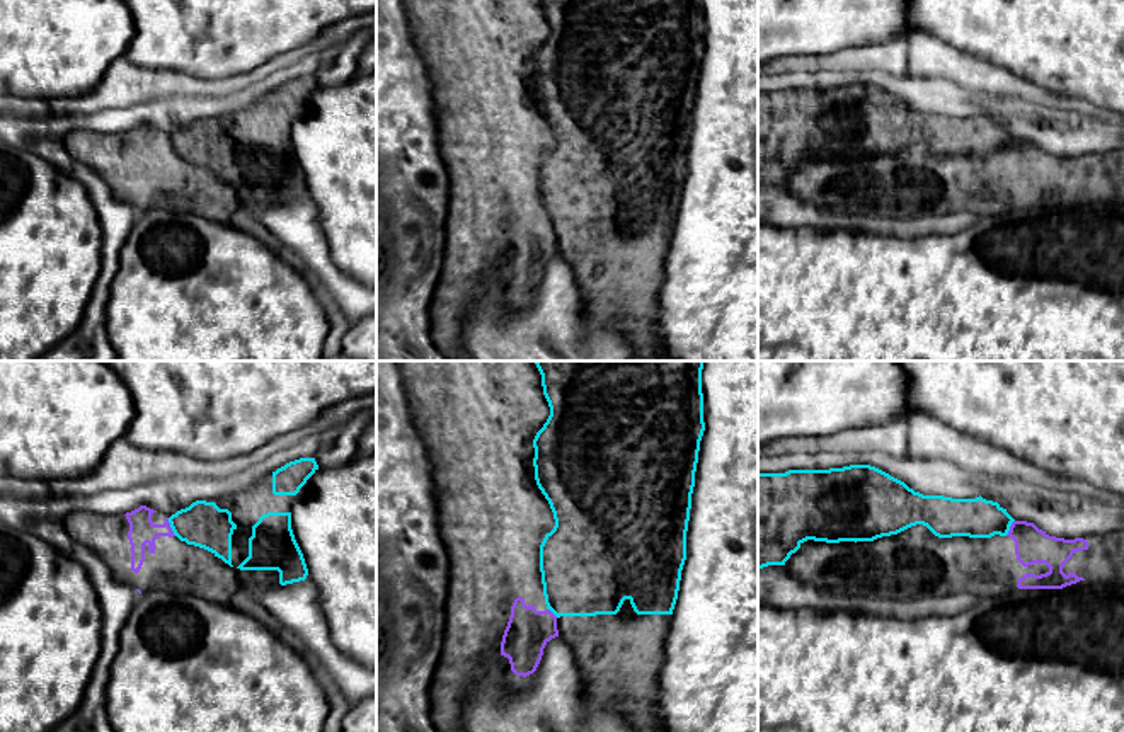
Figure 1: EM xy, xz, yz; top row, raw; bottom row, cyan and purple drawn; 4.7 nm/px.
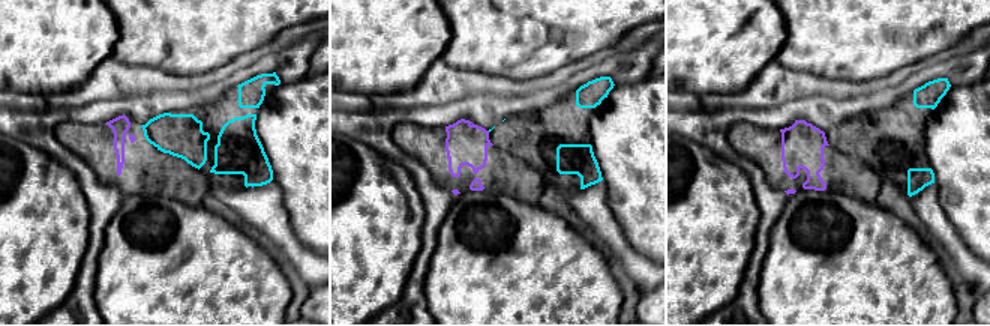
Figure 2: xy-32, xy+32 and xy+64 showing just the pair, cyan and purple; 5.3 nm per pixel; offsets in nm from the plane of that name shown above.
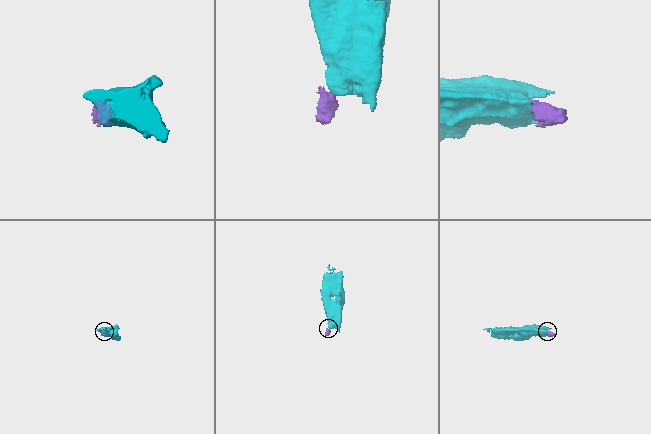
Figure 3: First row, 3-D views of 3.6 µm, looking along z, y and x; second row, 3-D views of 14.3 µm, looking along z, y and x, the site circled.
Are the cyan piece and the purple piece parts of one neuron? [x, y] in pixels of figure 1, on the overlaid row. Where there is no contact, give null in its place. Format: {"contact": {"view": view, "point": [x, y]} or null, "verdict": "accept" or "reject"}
{"contact": {"view": "xy", "point": [171, 526]}, "verdict": "reject"}

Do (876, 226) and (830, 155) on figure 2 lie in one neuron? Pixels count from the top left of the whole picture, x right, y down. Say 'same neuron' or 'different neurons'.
different neurons

